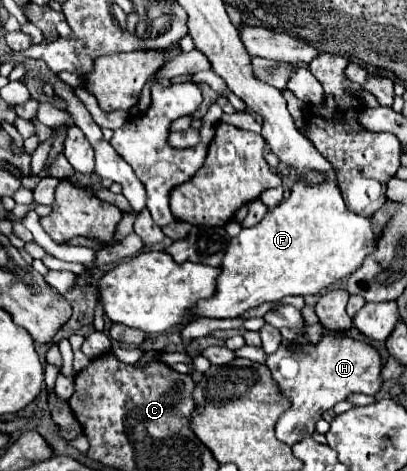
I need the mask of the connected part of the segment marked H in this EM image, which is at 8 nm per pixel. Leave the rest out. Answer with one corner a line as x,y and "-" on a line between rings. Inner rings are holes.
326,335
318,345
310,345
304,337
298,337
298,341
294,343
282,341
280,349
266,359
266,367
270,369
274,383
278,385
282,397
290,401
288,411
284,411
276,421
276,437
286,445
294,445
300,439
310,437
322,413
326,409
332,409
338,401
344,401
352,393
376,395
382,387
380,365
382,361
374,347
364,341
354,341
350,337
-
282,359
294,359
298,363
298,373
294,377
288,379
282,375

